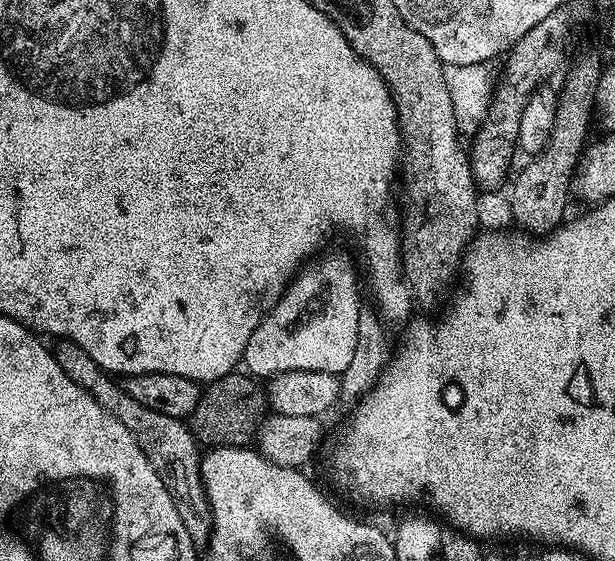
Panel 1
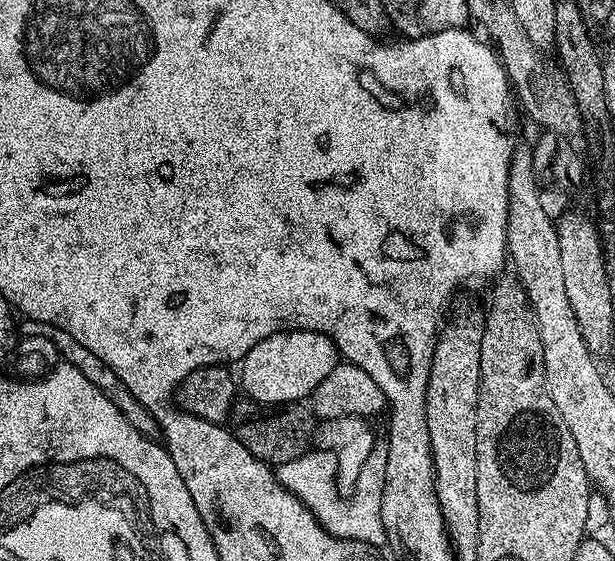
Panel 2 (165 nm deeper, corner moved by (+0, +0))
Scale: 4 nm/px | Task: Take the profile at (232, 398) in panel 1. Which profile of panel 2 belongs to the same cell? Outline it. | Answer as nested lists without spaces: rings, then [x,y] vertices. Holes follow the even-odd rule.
[[[237,399],[232,407],[230,431],[254,458],[269,466],[295,464],[305,452],[313,447],[312,433],[316,431],[318,421],[307,403],[295,404],[259,404],[257,400]]]

